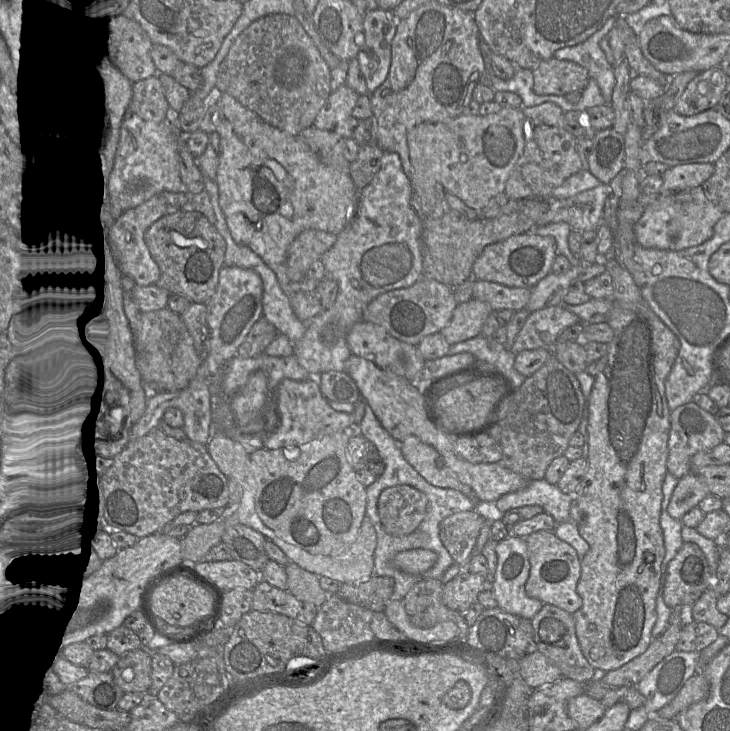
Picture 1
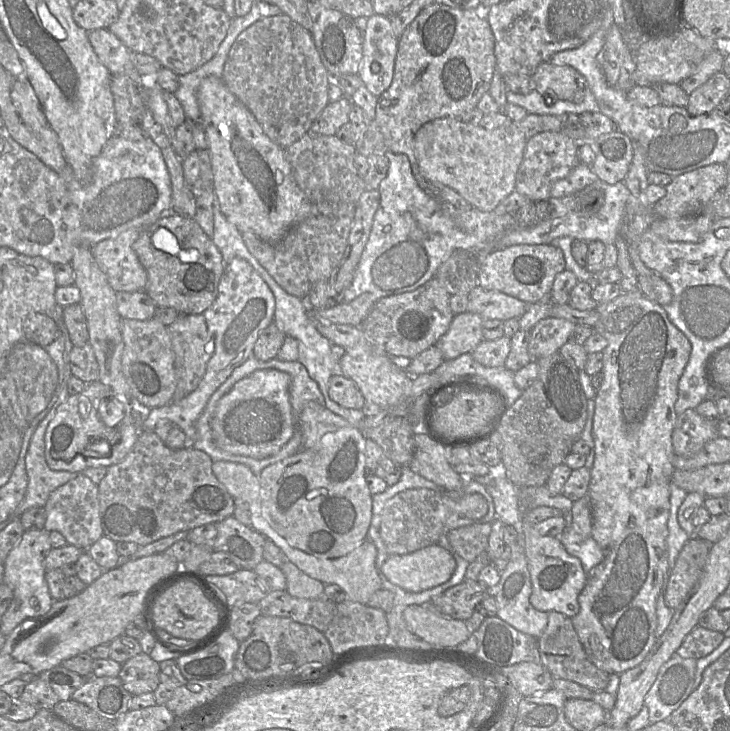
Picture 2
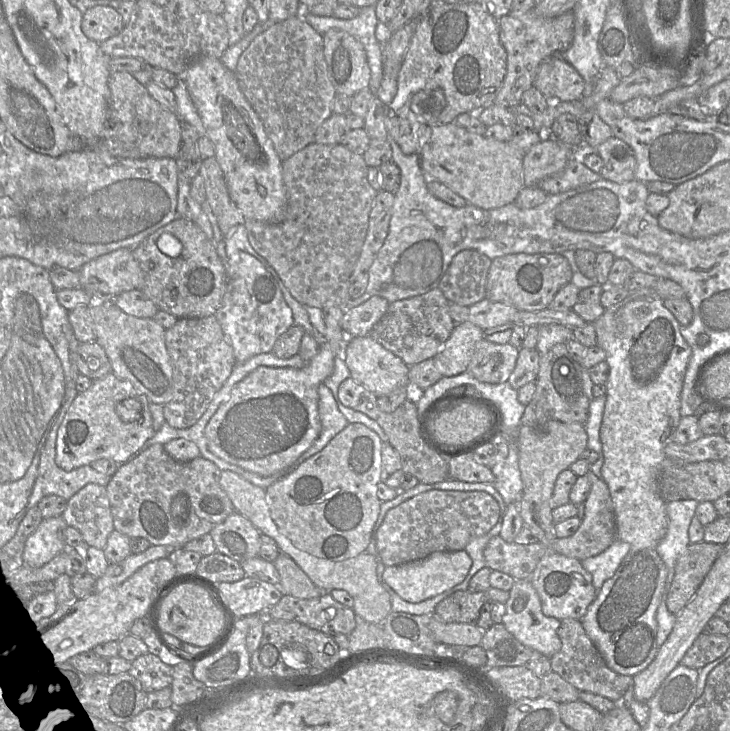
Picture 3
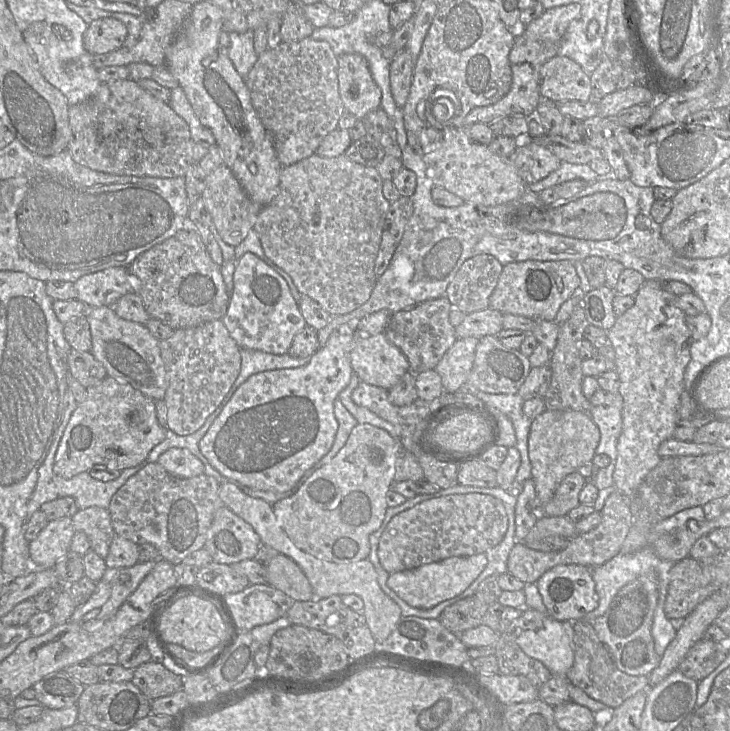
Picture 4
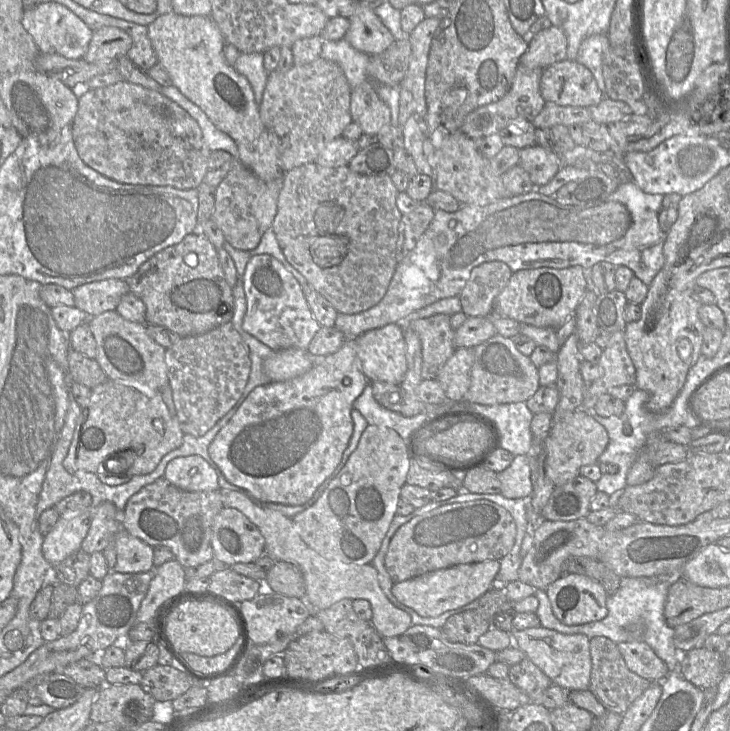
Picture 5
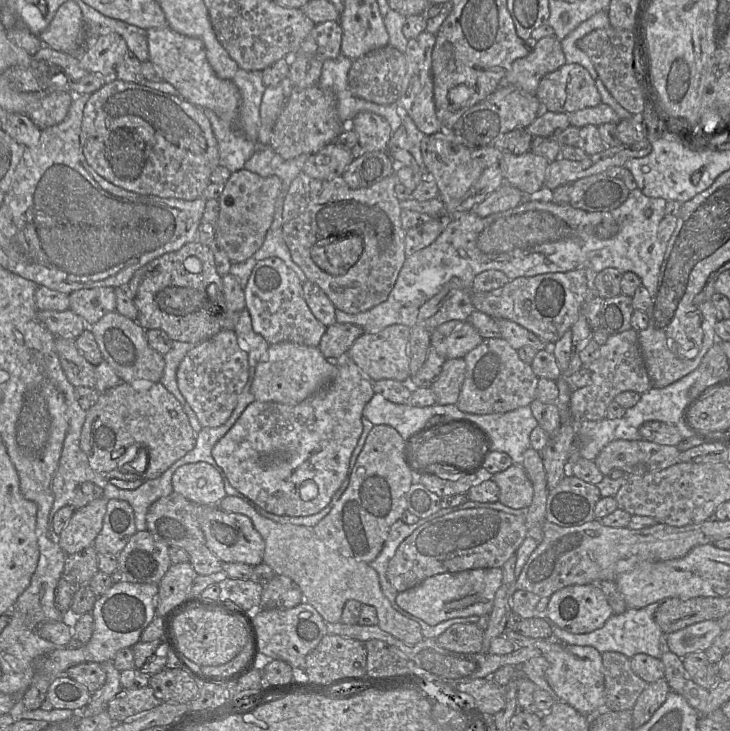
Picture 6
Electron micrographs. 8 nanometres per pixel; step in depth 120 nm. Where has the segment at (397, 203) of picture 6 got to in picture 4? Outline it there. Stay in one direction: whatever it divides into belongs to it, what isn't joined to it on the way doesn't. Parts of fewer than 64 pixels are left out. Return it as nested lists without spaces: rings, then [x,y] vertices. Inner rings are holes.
[[[313,154],[308,158],[281,168],[279,193],[268,205],[262,207],[253,226],[265,255],[289,274],[301,294],[312,298],[331,316],[348,314],[367,302],[379,278],[375,274],[375,261],[386,214],[391,204],[383,196],[383,181],[375,168],[357,164],[349,160],[344,154],[334,158],[325,158]]]

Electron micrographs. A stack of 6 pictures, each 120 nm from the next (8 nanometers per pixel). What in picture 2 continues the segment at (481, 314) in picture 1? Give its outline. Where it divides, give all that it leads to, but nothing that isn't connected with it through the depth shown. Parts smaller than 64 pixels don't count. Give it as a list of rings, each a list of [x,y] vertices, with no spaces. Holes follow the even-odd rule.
[[[469,311],[455,315],[449,330],[436,343],[444,360],[472,353],[484,339],[483,322],[484,319],[479,314]]]

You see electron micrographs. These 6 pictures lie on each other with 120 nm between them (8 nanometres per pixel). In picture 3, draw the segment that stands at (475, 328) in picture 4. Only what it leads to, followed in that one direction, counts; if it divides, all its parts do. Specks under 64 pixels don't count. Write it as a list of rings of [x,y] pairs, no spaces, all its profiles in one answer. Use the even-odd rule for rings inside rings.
[[[486,298],[469,307],[467,321],[485,330],[504,324],[513,324],[517,309]]]

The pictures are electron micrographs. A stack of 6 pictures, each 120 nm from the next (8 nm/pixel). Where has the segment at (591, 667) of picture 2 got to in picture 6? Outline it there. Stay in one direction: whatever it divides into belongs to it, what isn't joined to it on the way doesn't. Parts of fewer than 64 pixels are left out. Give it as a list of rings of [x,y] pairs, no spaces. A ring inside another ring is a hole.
[[[619,652],[601,654],[605,686],[605,709],[632,710],[648,683],[631,669],[630,659]]]

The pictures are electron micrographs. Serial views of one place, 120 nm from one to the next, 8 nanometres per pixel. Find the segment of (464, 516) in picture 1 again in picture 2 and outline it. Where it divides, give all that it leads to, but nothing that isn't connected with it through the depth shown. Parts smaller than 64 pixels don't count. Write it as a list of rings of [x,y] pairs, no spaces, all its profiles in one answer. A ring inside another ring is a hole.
[[[474,522],[447,532],[447,539],[455,553],[471,563],[486,554],[492,523]]]

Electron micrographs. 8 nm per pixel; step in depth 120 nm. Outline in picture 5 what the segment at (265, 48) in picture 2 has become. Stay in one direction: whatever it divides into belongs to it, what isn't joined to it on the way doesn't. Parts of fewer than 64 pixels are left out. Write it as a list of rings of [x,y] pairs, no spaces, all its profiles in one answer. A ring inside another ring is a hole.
[[[322,57],[308,64],[293,65],[287,72],[275,70],[268,74],[262,101],[258,104],[259,116],[273,137],[279,166],[283,172],[314,162],[327,143],[341,137],[345,127],[352,122],[350,95],[351,88],[341,68]]]

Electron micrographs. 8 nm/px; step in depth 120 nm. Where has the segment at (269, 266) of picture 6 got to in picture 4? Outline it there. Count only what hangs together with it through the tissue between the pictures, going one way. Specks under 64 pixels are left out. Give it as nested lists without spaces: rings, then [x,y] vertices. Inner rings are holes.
[[[247,252],[236,260],[233,283],[228,309],[221,320],[239,348],[275,355],[288,353],[294,336],[307,324],[287,282],[255,254]]]

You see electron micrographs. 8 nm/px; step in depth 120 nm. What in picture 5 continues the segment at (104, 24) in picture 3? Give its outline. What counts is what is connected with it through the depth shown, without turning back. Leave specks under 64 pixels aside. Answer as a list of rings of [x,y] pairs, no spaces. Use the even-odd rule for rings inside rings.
[[[105,26],[93,31],[84,60],[95,63],[101,60],[118,60],[132,46],[132,37],[123,29]]]

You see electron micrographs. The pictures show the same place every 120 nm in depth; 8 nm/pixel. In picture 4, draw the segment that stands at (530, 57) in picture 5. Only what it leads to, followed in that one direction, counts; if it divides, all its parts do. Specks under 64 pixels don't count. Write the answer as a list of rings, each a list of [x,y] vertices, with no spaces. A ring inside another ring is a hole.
[[[577,3],[544,10],[540,17],[523,28],[523,34],[531,41],[559,43],[569,23],[579,15],[580,5]]]

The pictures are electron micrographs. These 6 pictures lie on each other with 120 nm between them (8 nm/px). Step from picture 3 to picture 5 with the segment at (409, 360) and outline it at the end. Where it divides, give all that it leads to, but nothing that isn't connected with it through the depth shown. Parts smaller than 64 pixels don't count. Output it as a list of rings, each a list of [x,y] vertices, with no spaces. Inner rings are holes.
[[[434,314],[405,322],[403,327],[411,328],[420,339],[422,379],[436,379],[439,370],[456,349],[454,344],[455,330],[450,326],[450,316]]]

